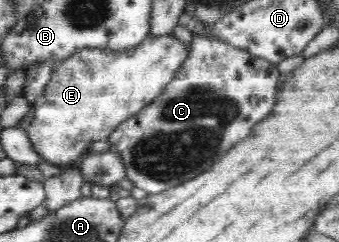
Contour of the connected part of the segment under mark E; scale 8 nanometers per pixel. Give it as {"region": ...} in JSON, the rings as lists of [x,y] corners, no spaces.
{"region":[[[172,33],[155,38],[149,36],[140,45],[125,52],[82,50],[53,68],[44,95],[30,105],[29,112],[18,125],[28,132],[40,159],[57,168],[70,165],[86,155],[94,141],[107,139],[119,123],[156,99],[181,70],[182,64],[189,58],[190,48]]]}

